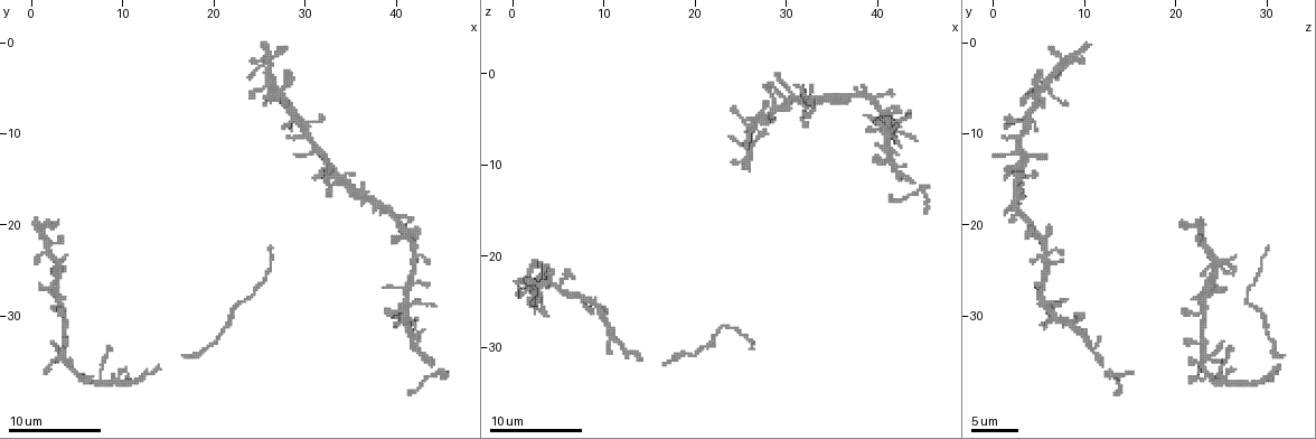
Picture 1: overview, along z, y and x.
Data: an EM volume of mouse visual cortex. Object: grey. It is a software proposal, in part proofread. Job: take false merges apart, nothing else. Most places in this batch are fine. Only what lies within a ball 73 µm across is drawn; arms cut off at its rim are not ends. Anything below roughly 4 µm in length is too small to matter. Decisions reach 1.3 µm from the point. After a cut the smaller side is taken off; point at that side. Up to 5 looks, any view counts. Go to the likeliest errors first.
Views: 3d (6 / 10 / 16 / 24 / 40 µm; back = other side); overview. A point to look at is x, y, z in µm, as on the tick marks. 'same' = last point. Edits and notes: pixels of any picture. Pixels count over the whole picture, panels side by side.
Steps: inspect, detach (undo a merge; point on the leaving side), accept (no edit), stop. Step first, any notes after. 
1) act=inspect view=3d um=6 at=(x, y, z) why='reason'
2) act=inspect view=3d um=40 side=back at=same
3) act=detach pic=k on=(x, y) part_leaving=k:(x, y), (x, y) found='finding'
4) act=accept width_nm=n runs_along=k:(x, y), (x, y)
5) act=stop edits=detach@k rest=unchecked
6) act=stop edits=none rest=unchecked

act=inspect view=3d um=10 at=(41.4, 30.8, 9.0) why='four-way junction'

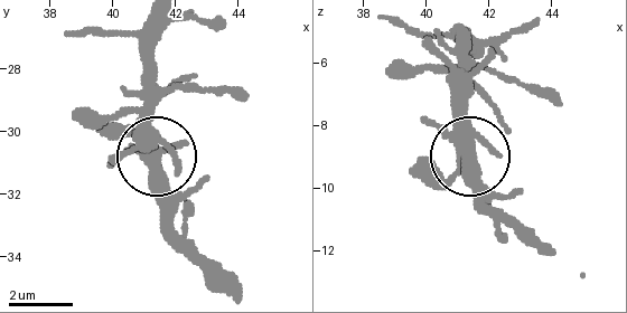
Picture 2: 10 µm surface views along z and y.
act=accept arms=4 found='continuous, no second cell'

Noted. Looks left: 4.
act=inspect view=3d um=6 at=(45.0, 36.2, 12.6) why='four or more arms meet'

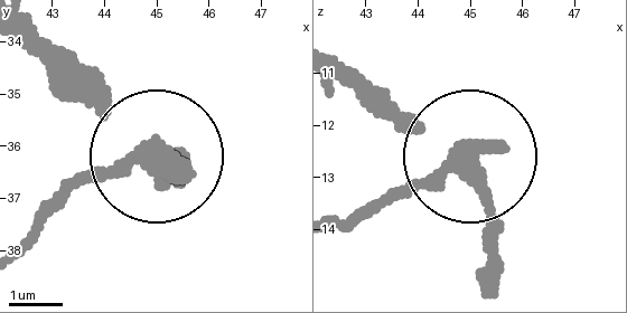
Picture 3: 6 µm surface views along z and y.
act=accept runs_along=3:(333, 64), (461, 153), (493, 220), (493, 286) found='one cell here'

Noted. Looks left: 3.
act=inspect view=3d um=6 at=(3.4, 34.8, 23.2) why='thin arm on a thick one'

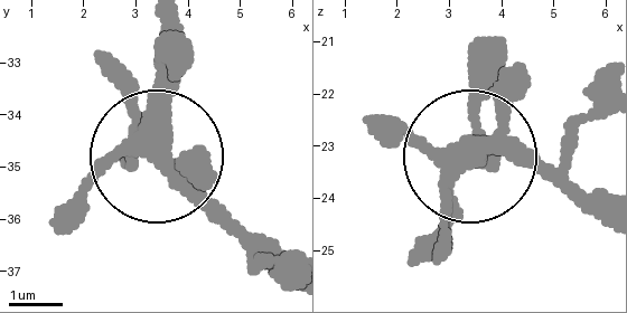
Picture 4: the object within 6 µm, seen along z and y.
act=accept width_nm=370 found='continuous, no second cell'

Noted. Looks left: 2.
act=stop edits=none rest=unchecked

